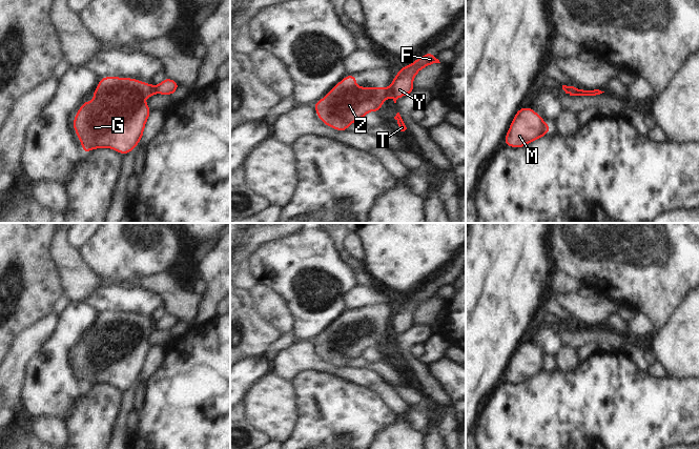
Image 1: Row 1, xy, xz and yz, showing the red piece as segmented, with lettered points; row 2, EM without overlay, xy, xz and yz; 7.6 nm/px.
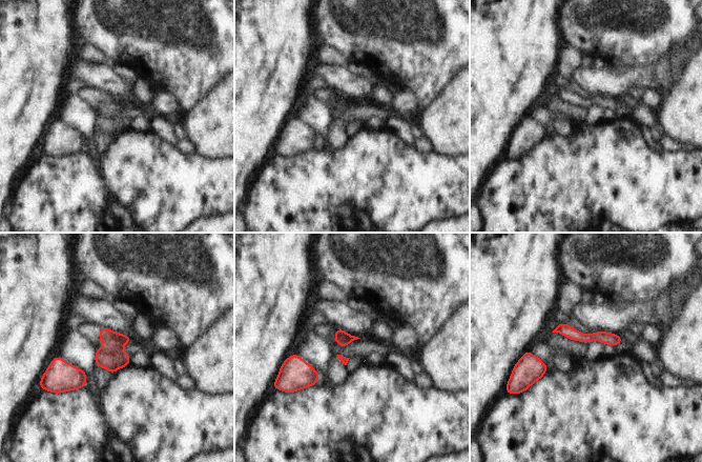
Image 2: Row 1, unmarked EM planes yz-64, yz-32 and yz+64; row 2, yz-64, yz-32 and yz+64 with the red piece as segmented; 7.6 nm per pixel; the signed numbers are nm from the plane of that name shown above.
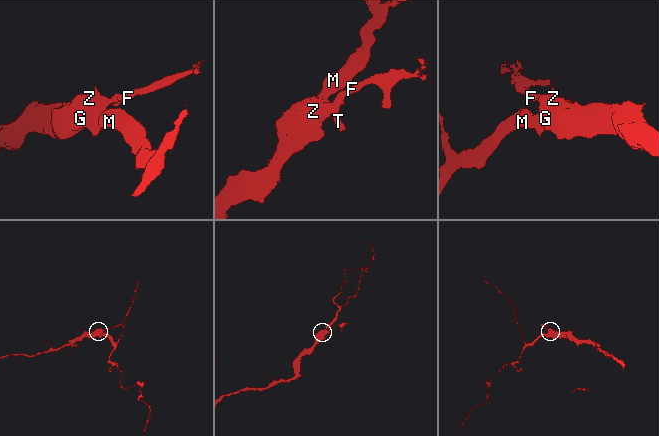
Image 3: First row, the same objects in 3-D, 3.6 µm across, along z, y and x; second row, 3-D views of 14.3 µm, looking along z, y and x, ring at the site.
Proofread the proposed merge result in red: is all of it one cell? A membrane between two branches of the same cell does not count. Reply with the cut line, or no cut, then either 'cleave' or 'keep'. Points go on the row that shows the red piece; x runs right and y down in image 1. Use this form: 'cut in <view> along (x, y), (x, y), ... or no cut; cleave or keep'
cut in yz along (571, 86), (575, 95); cleave

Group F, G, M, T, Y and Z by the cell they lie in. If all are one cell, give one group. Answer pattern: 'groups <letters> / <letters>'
groups F T Y / G M Z

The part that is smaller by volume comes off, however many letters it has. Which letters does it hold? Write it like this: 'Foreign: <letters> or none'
Foreign: F, T, Y.

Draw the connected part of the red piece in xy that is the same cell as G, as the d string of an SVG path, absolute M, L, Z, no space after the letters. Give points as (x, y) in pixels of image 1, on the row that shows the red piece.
M101 77L96 90L91 93L94 102L87 100L76 111L73 127L80 140L84 154L91 149L111 148L125 156L140 143L146 122L150 116L150 107L143 98L151 98L156 94L155 85L135 78Z

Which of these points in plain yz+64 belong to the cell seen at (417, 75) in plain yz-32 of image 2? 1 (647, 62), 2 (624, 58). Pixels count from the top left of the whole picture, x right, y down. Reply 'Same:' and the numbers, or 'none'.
Same: 1, 2

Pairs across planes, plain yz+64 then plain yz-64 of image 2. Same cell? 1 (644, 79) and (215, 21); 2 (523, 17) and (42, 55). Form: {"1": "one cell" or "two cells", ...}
{"1": "two cells", "2": "one cell"}

